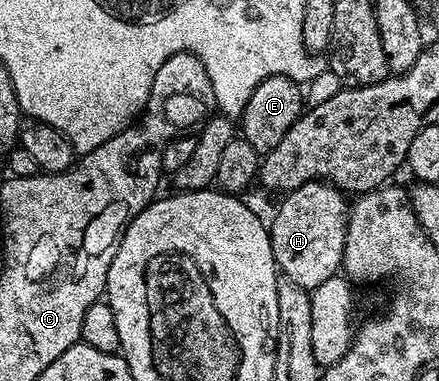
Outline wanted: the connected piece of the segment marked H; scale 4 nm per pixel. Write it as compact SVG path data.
M322 180L304 182L284 198L287 199L280 204L275 219L269 222L275 265L286 281L310 292L340 273L349 202L344 191Z

